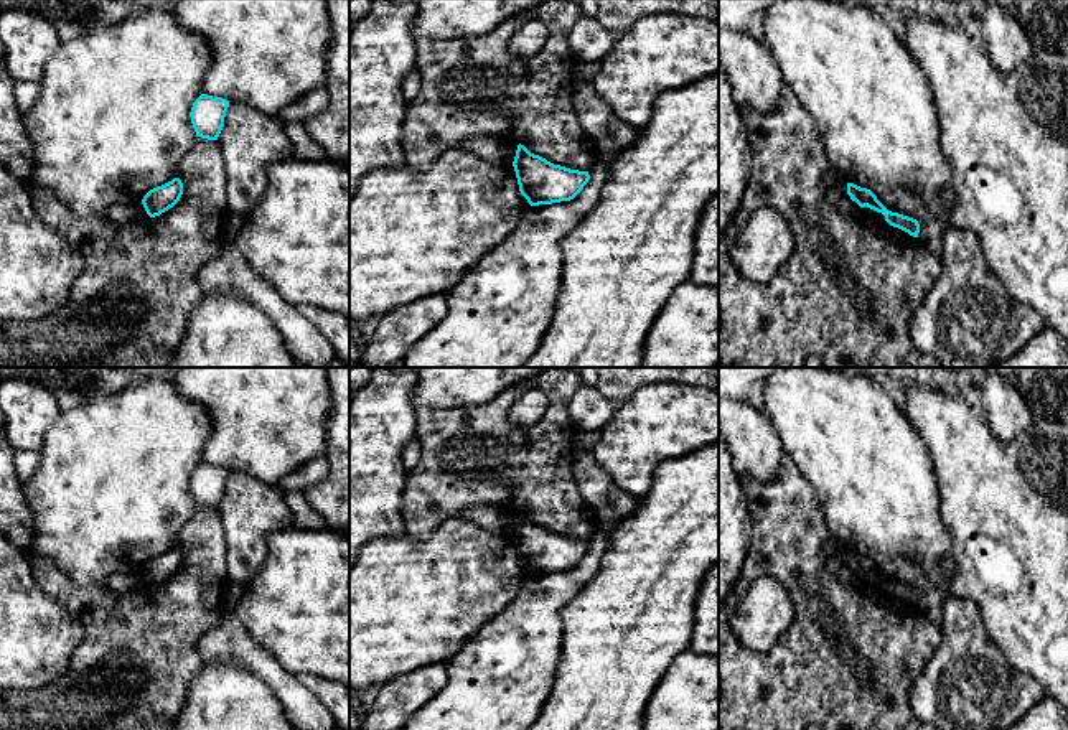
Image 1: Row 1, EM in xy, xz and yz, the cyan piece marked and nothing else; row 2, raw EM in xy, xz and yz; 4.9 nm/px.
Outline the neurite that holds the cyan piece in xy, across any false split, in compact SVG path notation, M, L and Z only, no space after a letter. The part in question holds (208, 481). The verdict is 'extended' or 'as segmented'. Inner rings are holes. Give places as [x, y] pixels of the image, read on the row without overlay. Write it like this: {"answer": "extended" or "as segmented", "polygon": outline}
{"answer": "as segmented", "polygon": "M201 463L190 481L193 498L198 506L208 509L218 509L222 496L224 486L229 476L229 470L222 466L213 466Z"}

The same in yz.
{"answer": "as segmented", "polygon": "M847 552L847 564L850 565L852 570L855 570L860 577L870 577L877 582L882 582L885 585L885 590L893 595L898 597L905 601L908 601L913 606L918 606L920 601L920 593L916 588L898 583L898 582L892 582L888 580L878 569L877 565L867 559L867 557L860 557L854 552Z"}

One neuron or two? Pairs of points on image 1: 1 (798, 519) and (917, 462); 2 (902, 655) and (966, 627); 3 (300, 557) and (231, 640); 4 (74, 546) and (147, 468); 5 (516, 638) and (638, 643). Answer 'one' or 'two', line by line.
1: two
2: two
3: two
4: one
5: two

